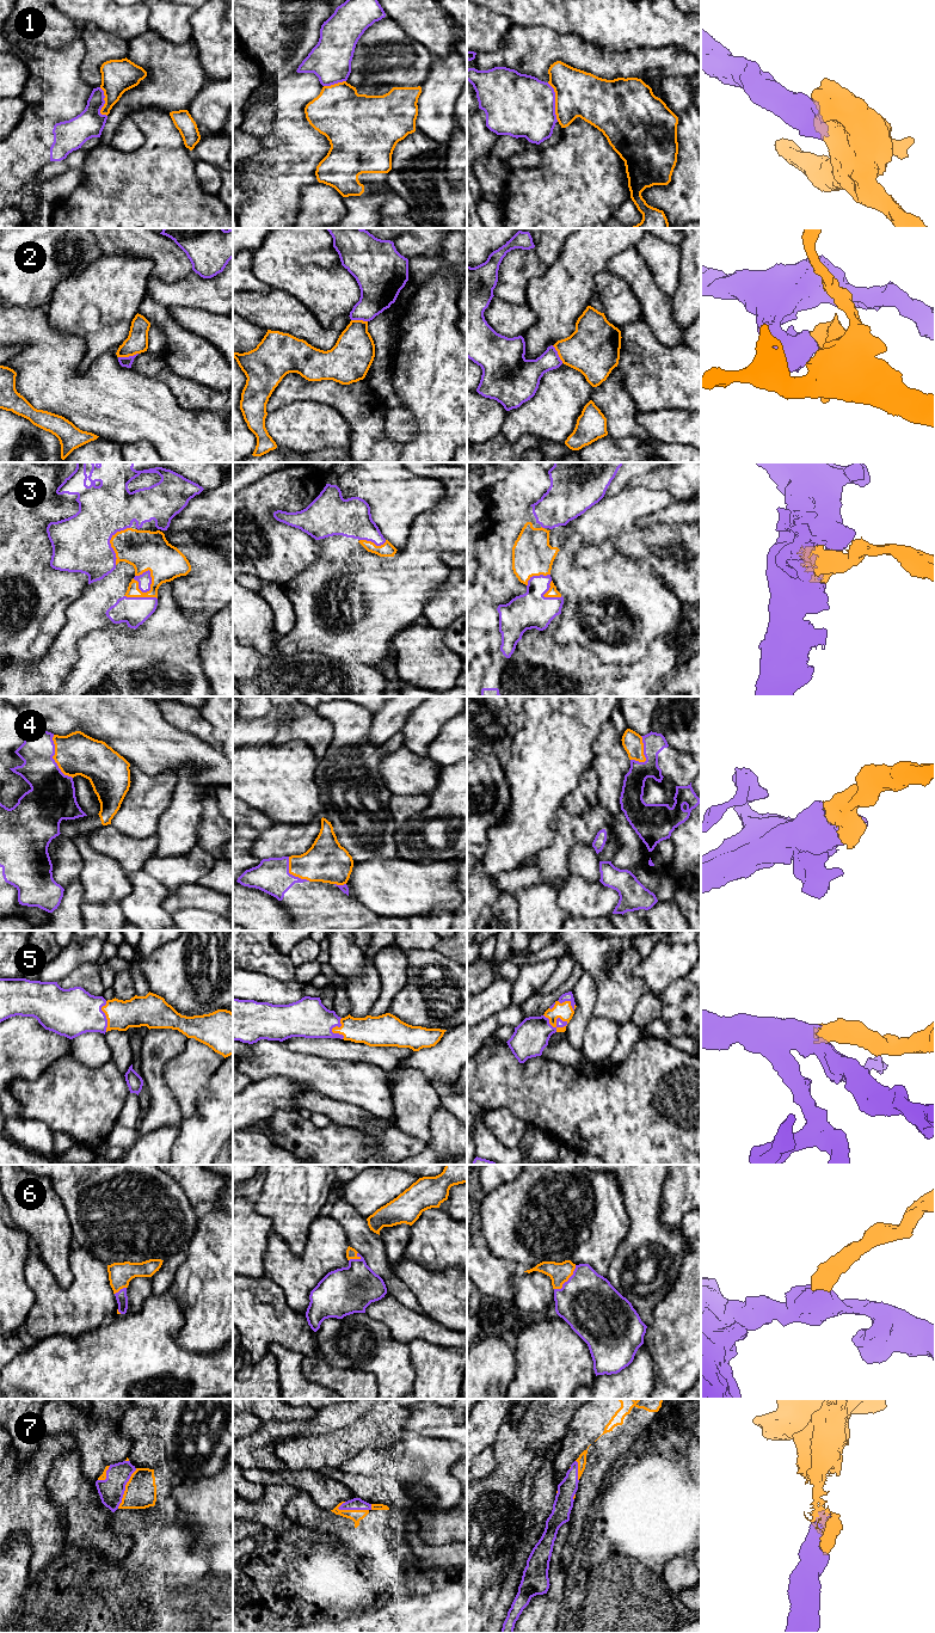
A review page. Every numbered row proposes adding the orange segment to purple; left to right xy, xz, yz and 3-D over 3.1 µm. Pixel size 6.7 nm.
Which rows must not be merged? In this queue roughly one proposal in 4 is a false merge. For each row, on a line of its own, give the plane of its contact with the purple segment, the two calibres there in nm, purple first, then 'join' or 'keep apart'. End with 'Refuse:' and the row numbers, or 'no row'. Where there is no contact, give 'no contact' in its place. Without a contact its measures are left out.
1: contact in yz; calibres 420 and 300 nm; keep apart
2: contact in xy; calibres 70 and 140 nm; keep apart
3: contact in xy; calibres 90 and 260 nm; join
4: contact in xy; calibres 300 and 280 nm; join
5: contact in yz; calibres 240 and 120 nm; join
6: contact in yz; calibres 400 and 140 nm; join
7: contact in xy; calibres 170 and 220 nm; keep apart
Refuse: 1, 2, 7

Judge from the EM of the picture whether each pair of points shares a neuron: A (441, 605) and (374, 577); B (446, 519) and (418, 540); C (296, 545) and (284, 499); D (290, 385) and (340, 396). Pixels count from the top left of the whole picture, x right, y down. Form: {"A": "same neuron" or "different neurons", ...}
{"A": "different neurons", "B": "same neuron", "C": "same neuron", "D": "same neuron"}

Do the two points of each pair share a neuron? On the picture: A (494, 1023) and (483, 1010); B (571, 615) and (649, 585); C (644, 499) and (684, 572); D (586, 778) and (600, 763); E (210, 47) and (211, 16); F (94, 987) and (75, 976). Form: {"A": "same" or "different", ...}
{"A": "different", "B": "same", "C": "same", "D": "different", "E": "same", "F": "same"}

